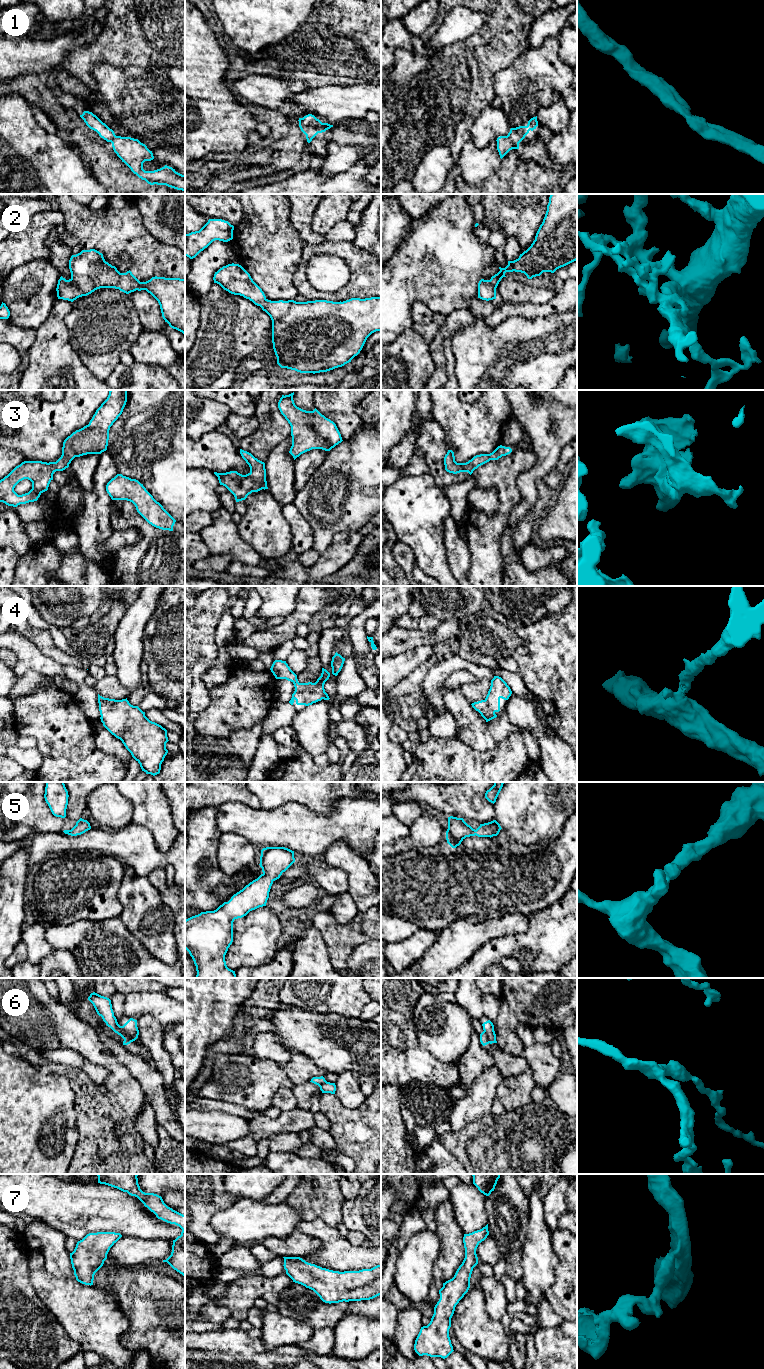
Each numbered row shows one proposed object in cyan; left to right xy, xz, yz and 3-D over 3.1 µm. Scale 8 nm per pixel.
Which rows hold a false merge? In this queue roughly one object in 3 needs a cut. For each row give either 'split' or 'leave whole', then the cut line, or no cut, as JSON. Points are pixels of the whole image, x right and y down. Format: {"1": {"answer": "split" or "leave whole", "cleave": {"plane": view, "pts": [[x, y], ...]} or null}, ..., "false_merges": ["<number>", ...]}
{"1": {"answer": "leave whole", "cleave": null}, "2": {"answer": "leave whole", "cleave": null}, "3": {"answer": "leave whole", "cleave": null}, "4": {"answer": "leave whole", "cleave": null}, "5": {"answer": "leave whole", "cleave": null}, "6": {"answer": "split", "cleave": {"plane": "xy", "pts": [[121, 1026], [132, 1041]]}}, "7": {"answer": "leave whole", "cleave": null}, "false_merges": ["6"]}

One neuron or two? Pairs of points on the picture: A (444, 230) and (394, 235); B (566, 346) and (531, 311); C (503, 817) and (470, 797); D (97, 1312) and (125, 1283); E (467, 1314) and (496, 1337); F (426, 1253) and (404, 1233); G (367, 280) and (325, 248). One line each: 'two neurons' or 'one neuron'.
A: two neurons
B: two neurons
C: two neurons
D: two neurons
E: one neuron
F: two neurons
G: one neuron

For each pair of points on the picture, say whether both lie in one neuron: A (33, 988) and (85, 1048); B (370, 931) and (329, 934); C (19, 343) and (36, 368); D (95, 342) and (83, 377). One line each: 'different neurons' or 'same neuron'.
A: same neuron
B: same neuron
C: different neurons
D: different neurons

